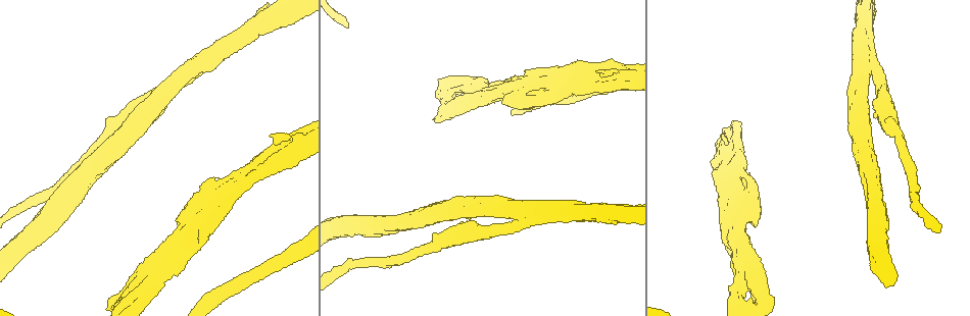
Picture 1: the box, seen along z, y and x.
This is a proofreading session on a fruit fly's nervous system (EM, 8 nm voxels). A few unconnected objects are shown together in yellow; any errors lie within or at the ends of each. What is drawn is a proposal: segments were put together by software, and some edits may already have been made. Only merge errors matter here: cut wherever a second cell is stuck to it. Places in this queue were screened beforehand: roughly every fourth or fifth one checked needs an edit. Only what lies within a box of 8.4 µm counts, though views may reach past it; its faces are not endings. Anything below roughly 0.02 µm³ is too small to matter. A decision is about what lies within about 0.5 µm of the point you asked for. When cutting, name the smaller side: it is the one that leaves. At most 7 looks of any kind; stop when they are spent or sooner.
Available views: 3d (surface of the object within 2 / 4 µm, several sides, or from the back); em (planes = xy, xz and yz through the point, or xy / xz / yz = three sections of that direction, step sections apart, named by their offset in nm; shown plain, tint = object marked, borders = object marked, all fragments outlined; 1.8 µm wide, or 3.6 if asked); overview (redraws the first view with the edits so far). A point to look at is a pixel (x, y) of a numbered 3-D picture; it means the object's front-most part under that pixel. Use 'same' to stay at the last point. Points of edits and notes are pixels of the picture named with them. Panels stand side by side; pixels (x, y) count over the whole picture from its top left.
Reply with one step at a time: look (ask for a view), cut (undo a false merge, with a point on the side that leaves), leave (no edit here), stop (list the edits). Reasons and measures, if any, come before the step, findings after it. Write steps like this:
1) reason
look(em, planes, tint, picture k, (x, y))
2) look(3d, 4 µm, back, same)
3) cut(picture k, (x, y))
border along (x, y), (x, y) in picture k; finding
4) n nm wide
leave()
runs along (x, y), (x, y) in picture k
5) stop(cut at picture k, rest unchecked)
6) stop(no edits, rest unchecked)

thick turns thin
look(em, xz, step 4, tint, picture 1, (894, 127))

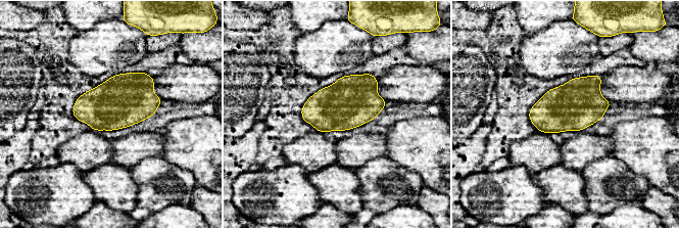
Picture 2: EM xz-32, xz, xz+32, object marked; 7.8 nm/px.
cut it another way
look(em, planes, tint, same)

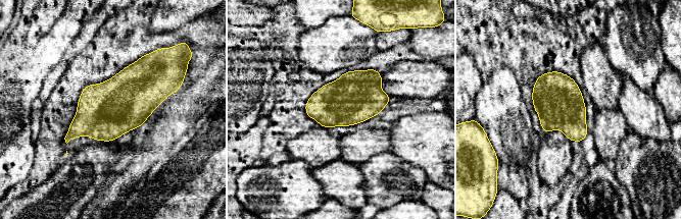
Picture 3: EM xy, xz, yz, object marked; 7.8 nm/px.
leave()
continuous, no second cell

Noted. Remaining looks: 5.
look(em, xy, step 8, tint, picture 1, (858, 70))

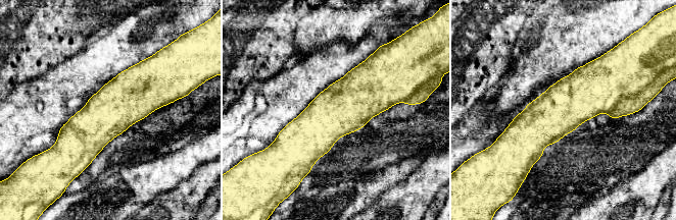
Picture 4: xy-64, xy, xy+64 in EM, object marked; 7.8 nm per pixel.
cut(picture 4, (628, 106))
border along (633, 95), (624, 98), (608, 113) in picture 4; a second cell is stuck on

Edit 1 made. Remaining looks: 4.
calibre changes
look(em, planes, tint, picture 1, (299, 254))

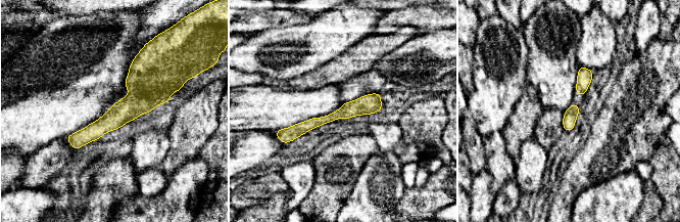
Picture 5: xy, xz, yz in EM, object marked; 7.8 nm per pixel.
leave()
continuous, no second cell

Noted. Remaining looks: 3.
stop(cut at picture 4, rest unchecked)

